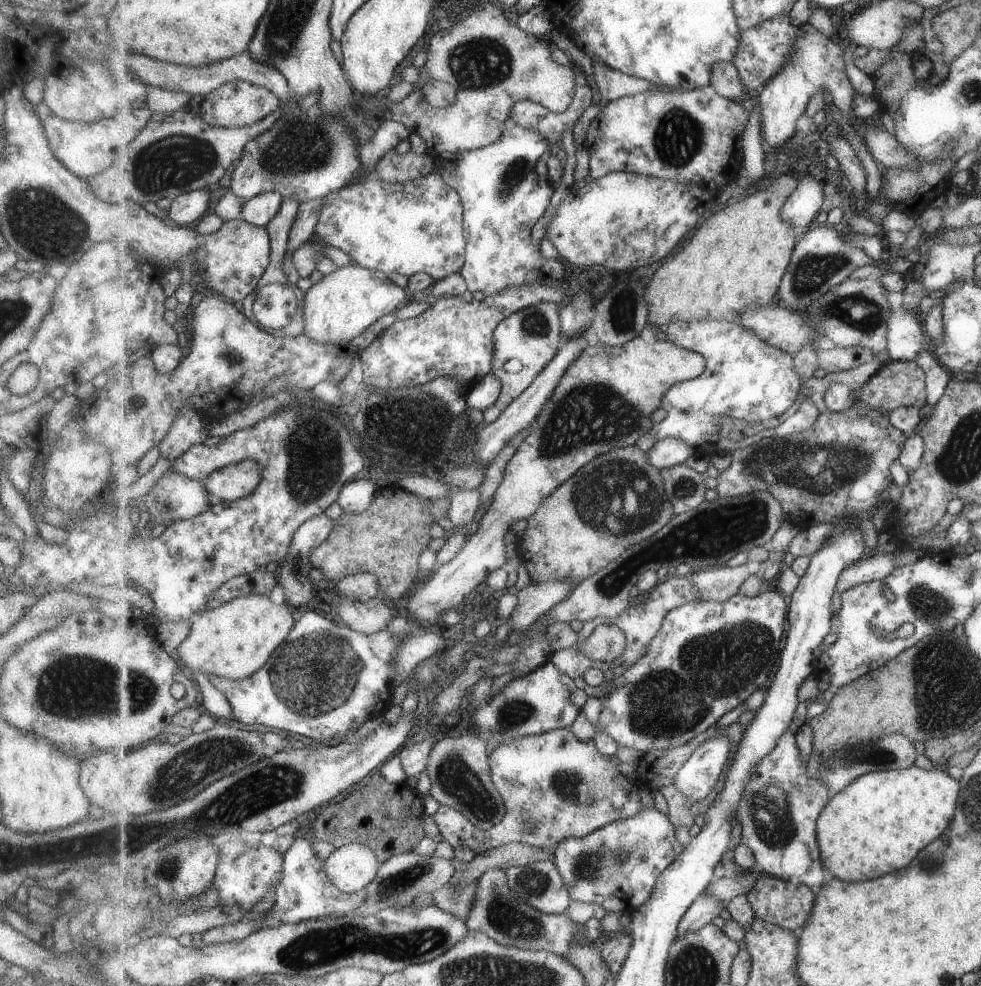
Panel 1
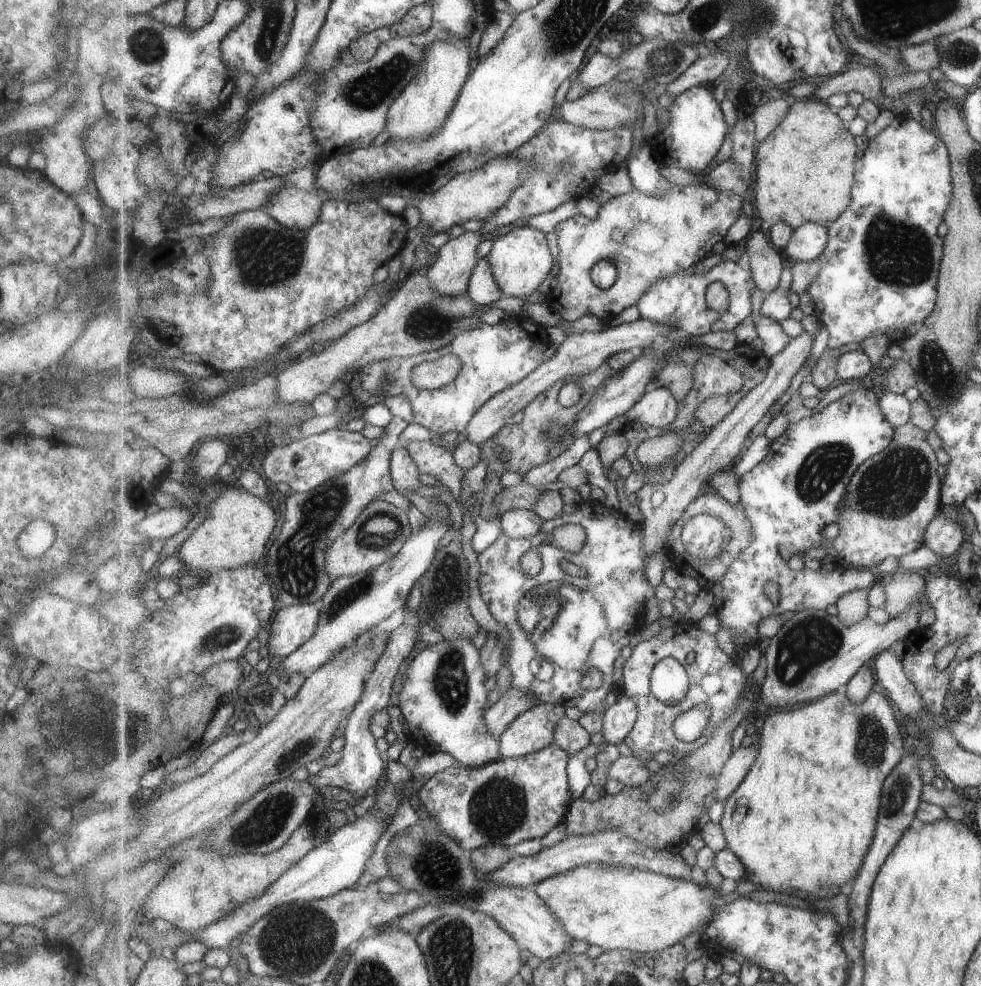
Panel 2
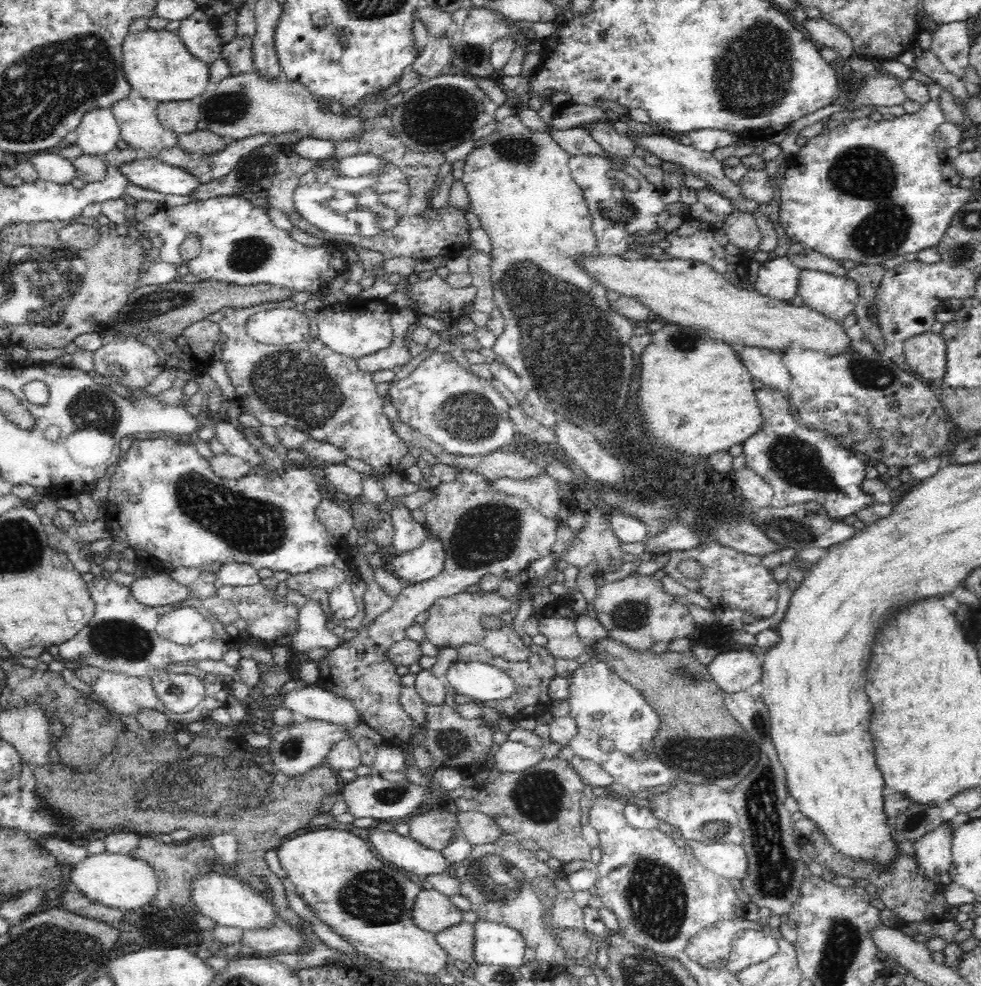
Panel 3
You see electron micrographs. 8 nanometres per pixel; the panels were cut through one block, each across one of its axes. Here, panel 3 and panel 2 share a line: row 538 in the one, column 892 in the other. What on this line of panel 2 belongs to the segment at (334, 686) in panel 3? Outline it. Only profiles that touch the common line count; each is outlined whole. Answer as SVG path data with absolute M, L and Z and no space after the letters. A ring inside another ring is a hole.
M908 423L897 427L894 440L884 452L873 456L851 476L847 497L839 514L839 535L831 541L831 556L828 567L844 572L862 572L876 567L889 556L897 559L909 552L919 550L926 541L926 531L942 511L942 482L939 480L939 460L927 440L927 432Z

